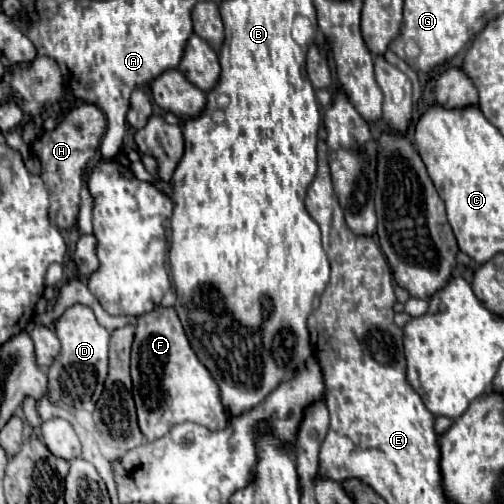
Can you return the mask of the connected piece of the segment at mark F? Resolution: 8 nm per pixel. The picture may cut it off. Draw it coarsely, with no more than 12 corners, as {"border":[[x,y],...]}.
{"border":[[175,308],[139,318],[131,350],[147,442],[185,420],[231,424]]}

